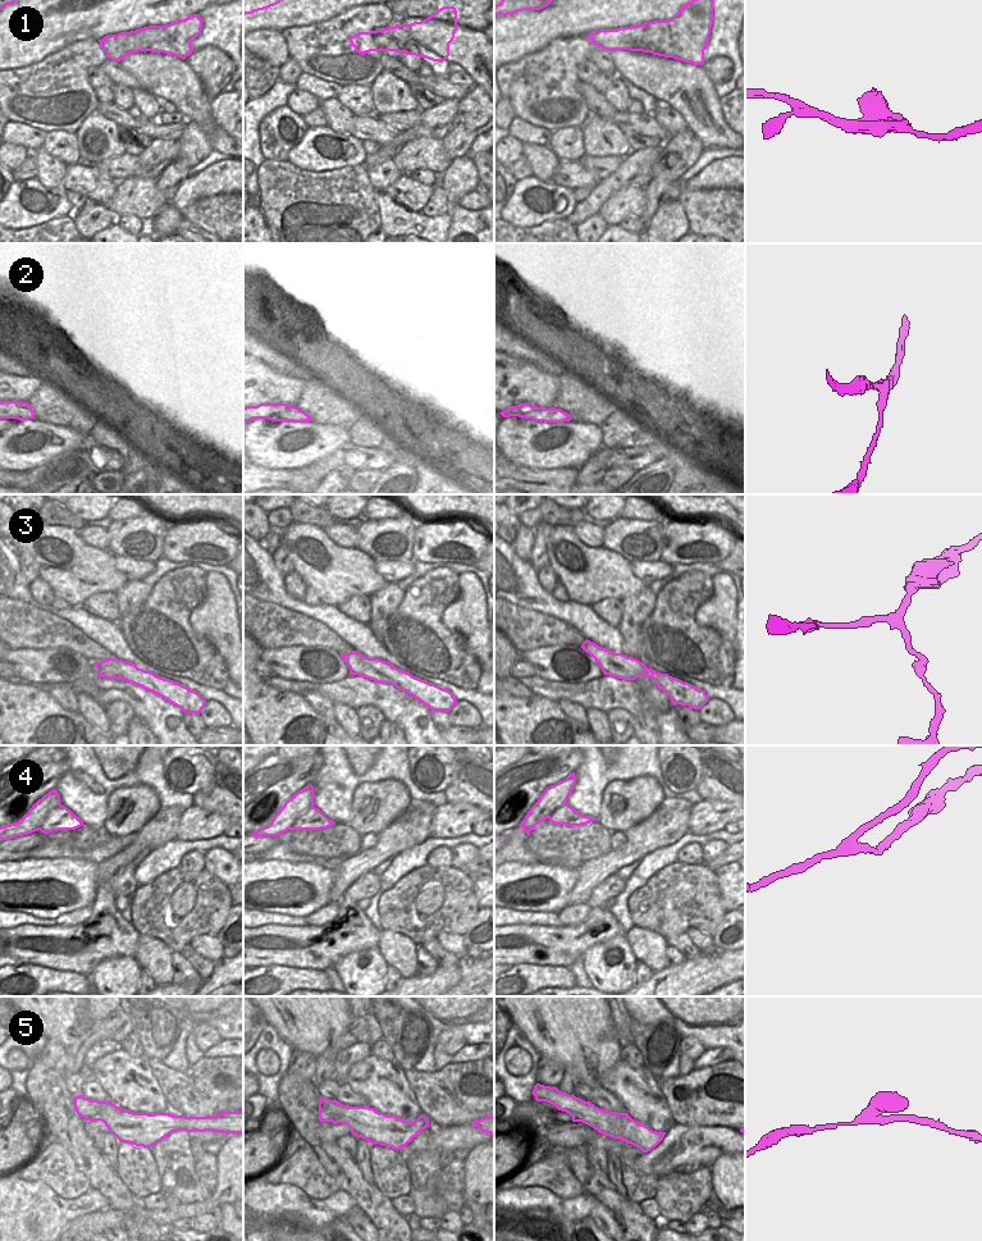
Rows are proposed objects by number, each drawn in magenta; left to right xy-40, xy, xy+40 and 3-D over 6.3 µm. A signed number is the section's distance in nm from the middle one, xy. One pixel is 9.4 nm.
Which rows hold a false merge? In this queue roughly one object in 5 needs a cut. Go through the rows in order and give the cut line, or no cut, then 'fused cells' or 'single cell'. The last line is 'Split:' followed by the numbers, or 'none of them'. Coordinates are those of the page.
1: no cut | single cell
2: no cut | single cell
3: no cut | single cell
4: xy-40 (60, 804), (49, 813), (39, 829) | fused cells
5: no cut | single cell
Split: 4

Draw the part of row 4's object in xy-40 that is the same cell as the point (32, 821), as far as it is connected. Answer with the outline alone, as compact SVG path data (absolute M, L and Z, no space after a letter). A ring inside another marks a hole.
M52 789L38 799L27 815L15 823L0 826L0 839L8 840L38 831L51 811L60 806L60 795Z

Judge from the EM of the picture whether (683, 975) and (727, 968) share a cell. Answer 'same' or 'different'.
same

